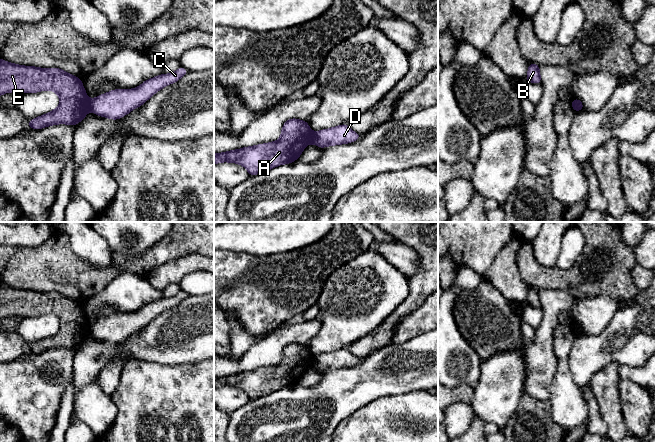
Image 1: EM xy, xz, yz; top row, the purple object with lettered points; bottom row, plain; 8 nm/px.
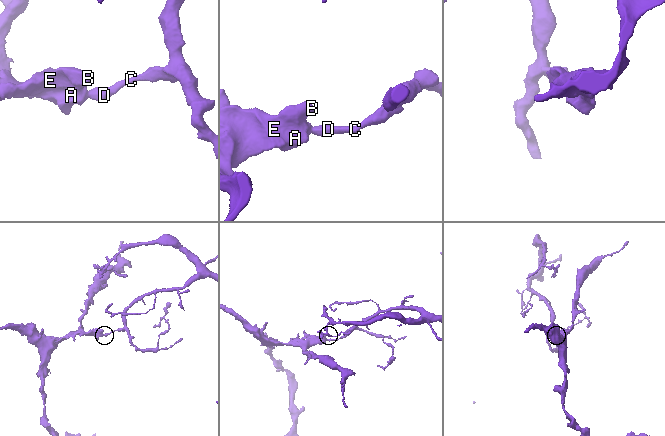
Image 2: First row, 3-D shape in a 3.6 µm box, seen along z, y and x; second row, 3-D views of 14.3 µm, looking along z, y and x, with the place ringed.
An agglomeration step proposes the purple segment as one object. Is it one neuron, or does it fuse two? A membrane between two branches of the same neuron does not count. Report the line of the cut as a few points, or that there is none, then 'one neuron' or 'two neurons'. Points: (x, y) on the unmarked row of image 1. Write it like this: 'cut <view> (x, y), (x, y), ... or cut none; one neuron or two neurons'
cut xy (87, 323), (90, 333); two neurons

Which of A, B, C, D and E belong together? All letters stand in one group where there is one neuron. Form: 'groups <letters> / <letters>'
groups A B E / C D

